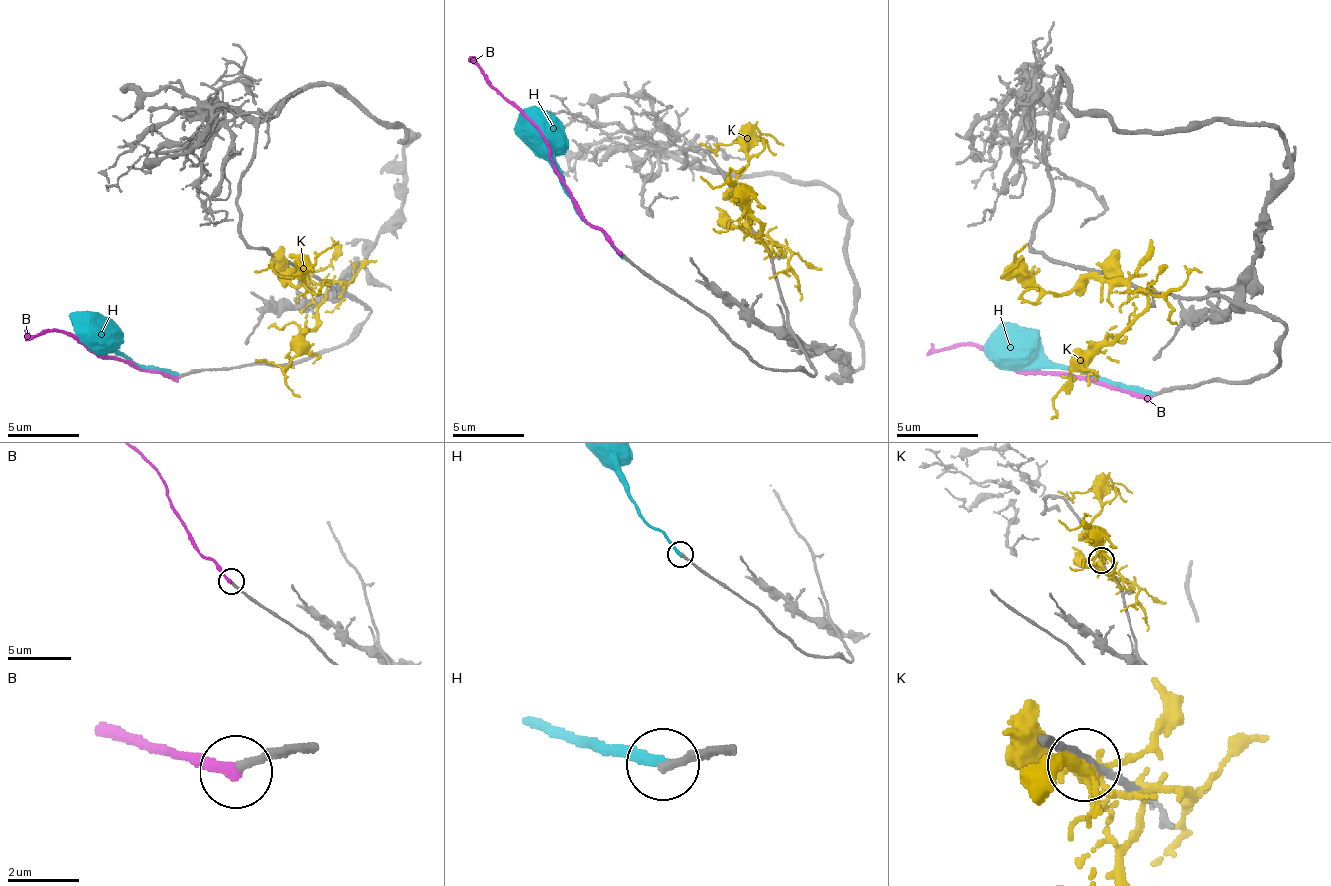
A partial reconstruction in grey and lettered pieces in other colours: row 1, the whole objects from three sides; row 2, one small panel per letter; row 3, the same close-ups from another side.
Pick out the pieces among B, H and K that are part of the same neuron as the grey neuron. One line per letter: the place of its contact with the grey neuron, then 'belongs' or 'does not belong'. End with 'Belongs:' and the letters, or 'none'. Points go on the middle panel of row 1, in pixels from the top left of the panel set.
B: (622, 253) | belongs
H: (622, 255) | does not belong
K: (747, 221) | does not belong
Belongs: B

